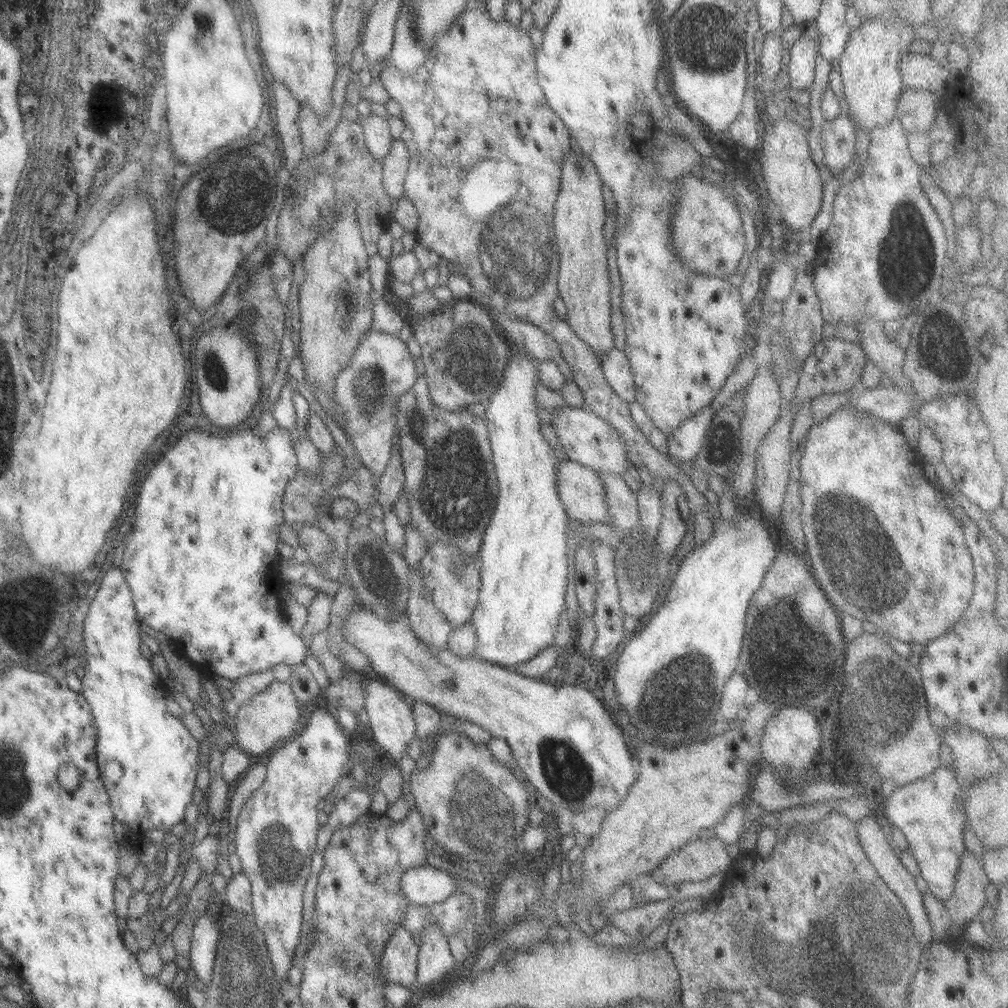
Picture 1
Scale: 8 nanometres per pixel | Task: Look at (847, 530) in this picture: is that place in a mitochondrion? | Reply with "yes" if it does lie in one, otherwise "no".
yes

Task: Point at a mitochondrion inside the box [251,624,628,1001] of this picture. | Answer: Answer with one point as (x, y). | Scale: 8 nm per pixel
(487, 821)

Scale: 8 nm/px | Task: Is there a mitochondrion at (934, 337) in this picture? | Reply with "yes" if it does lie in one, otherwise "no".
yes

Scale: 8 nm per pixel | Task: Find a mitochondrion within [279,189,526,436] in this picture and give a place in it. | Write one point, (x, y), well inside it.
(474, 353)

